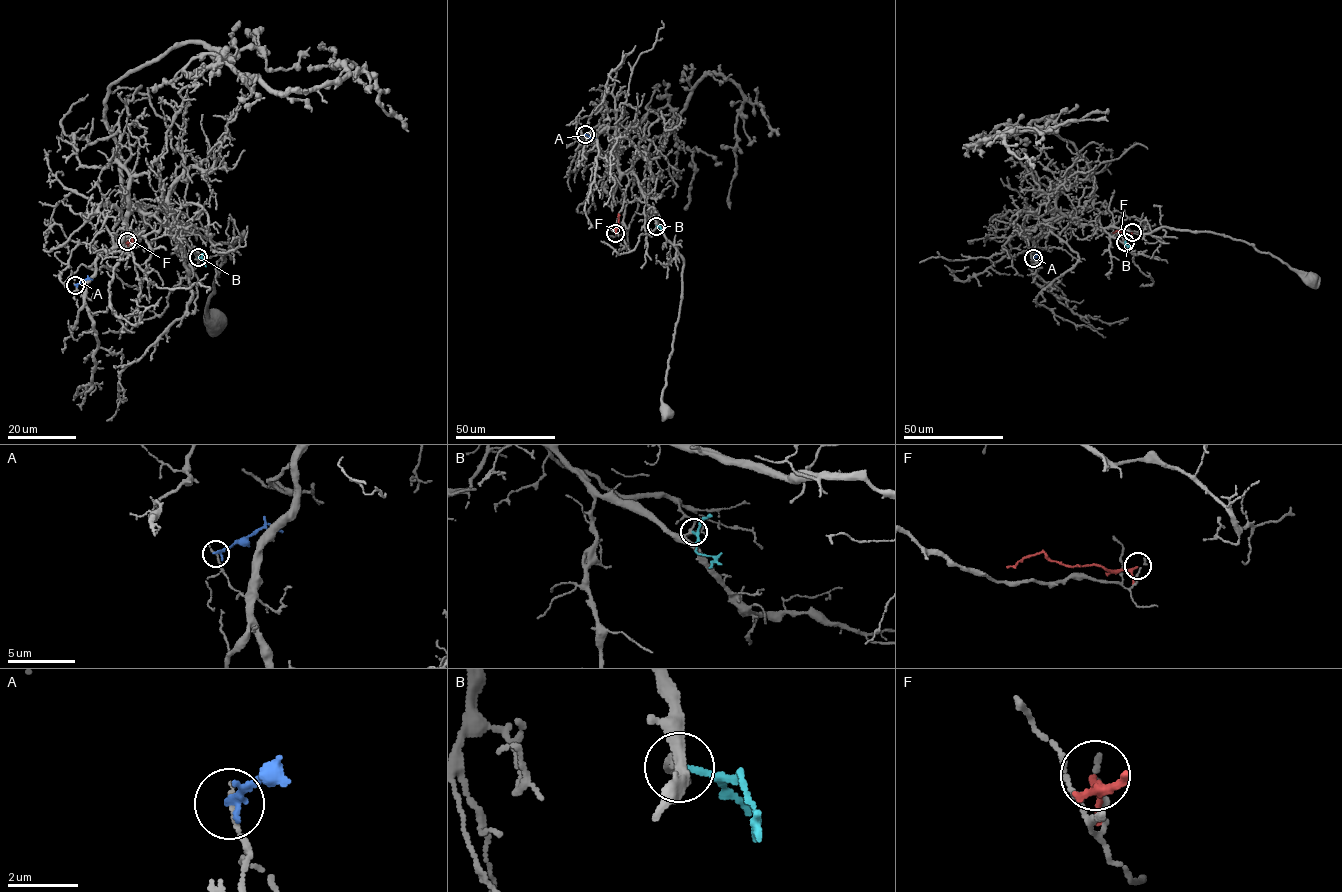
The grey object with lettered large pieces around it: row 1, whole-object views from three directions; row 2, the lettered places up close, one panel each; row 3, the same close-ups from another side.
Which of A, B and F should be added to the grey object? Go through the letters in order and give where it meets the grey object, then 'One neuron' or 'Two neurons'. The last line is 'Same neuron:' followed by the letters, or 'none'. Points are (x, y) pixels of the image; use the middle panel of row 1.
A: Touches grey at (585, 134). Two neurons
B: Touches grey at (656, 226). Two neurons
F: Touches grey at (615, 233). Two neurons
Same neuron: none

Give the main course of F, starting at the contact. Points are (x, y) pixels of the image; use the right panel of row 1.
F: (1132, 232), (1112, 232)

